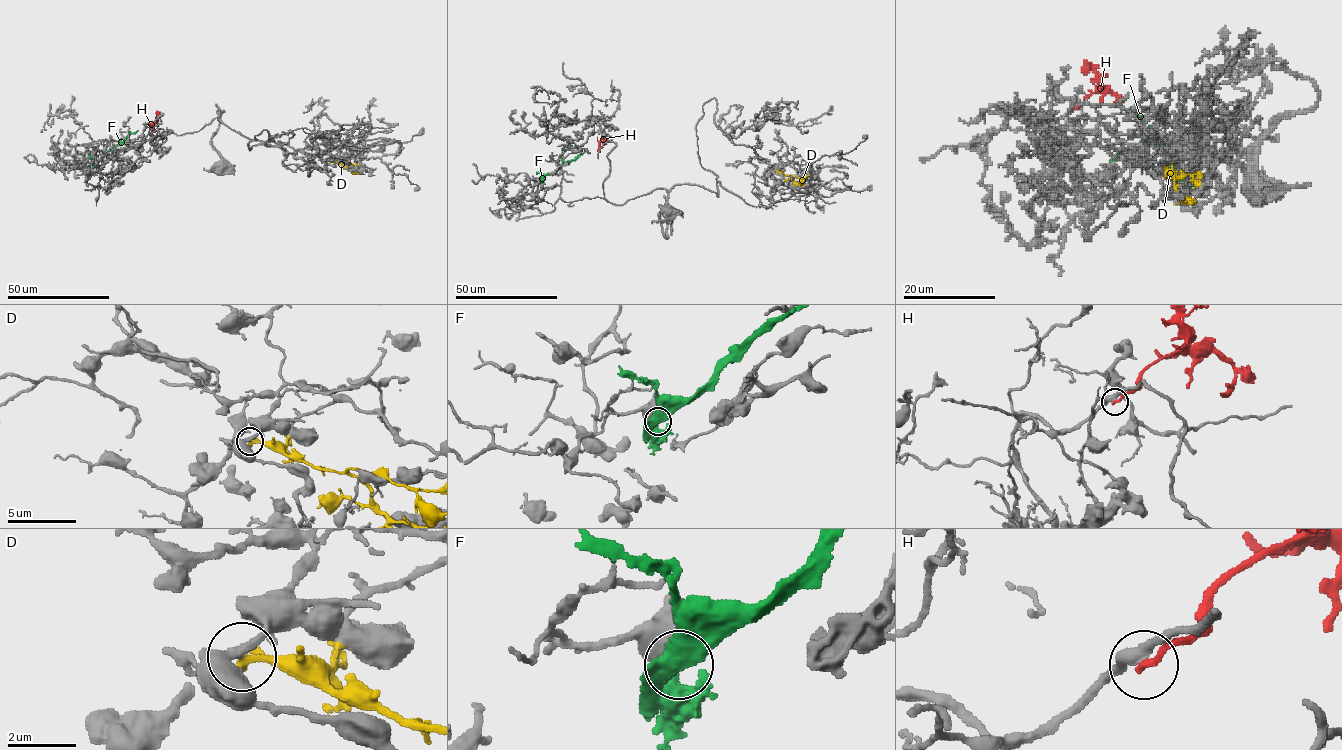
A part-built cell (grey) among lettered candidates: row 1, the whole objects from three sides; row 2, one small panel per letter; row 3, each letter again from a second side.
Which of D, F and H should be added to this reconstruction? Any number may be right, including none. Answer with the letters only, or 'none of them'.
none of them

